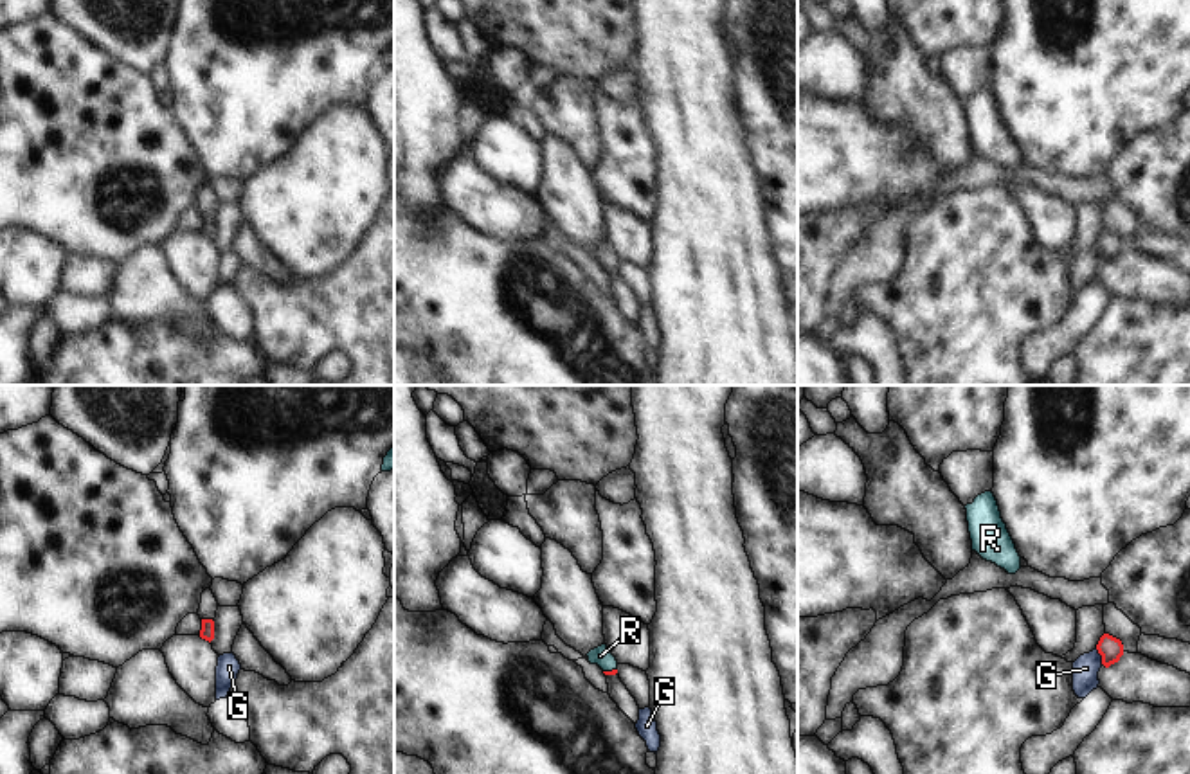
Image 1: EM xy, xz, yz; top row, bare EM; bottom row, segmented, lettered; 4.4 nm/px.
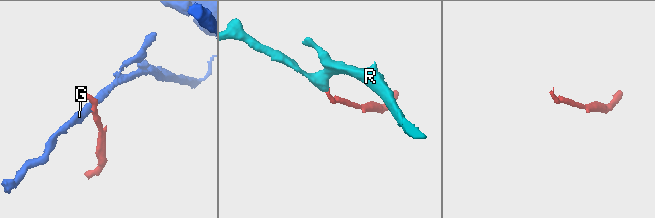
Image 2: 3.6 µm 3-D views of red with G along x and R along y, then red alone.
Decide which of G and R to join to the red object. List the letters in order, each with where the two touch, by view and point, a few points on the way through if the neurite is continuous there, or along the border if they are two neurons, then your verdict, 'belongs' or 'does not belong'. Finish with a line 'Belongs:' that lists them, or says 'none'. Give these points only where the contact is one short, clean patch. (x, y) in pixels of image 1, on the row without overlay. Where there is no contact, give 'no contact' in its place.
G: yz (1100, 251) | along yz (1095, 245), (1102, 260) | does not belong
R: xz (609, 269) | across xz (613, 269), (609, 269), (600, 252) | belongs
Belongs: R

